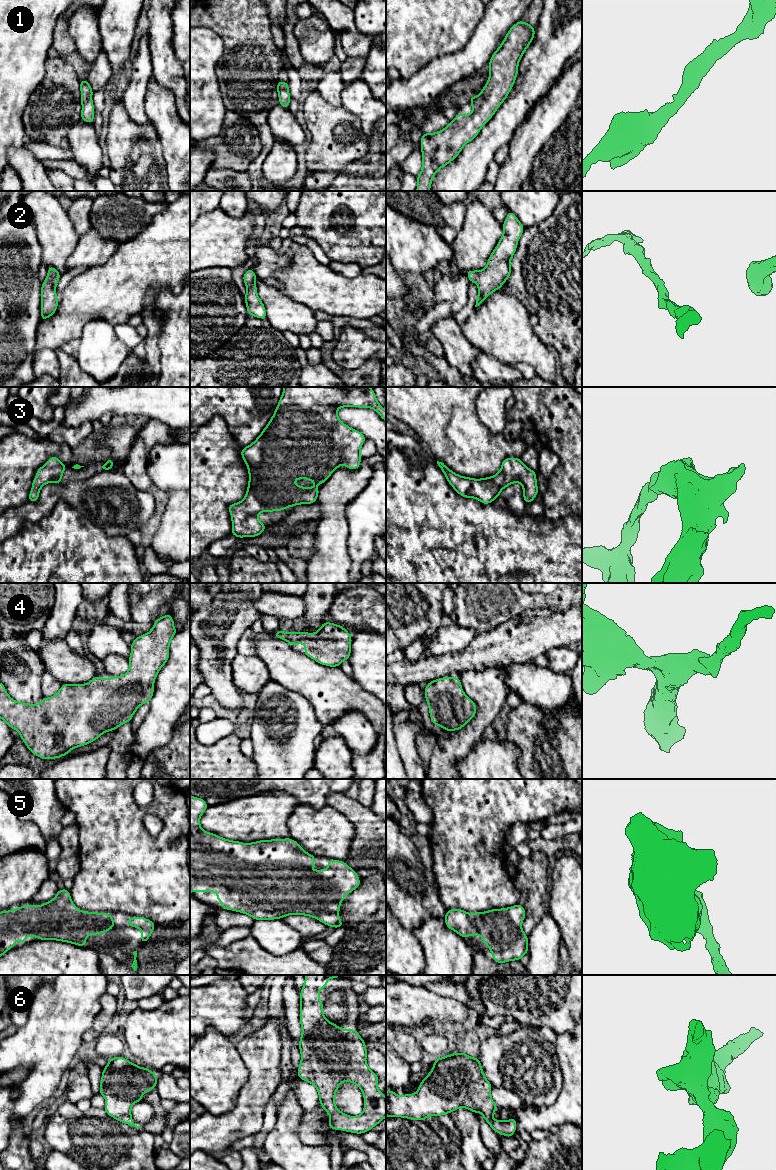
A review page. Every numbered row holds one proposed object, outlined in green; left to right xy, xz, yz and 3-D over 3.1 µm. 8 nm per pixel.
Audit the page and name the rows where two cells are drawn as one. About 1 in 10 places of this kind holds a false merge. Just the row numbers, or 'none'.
none

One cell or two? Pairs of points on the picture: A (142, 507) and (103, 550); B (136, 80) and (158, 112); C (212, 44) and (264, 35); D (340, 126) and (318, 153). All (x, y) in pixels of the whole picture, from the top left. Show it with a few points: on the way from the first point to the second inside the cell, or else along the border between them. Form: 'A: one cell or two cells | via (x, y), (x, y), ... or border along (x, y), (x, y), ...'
A: two cells | border along (96, 524), (110, 536), (126, 536)
B: two cells | border along (151, 77), (145, 98), (146, 116)
C: two cells | border along (204, 27), (213, 30), (222, 41), (217, 65)
D: one cell | via (337, 133), (325, 146)

